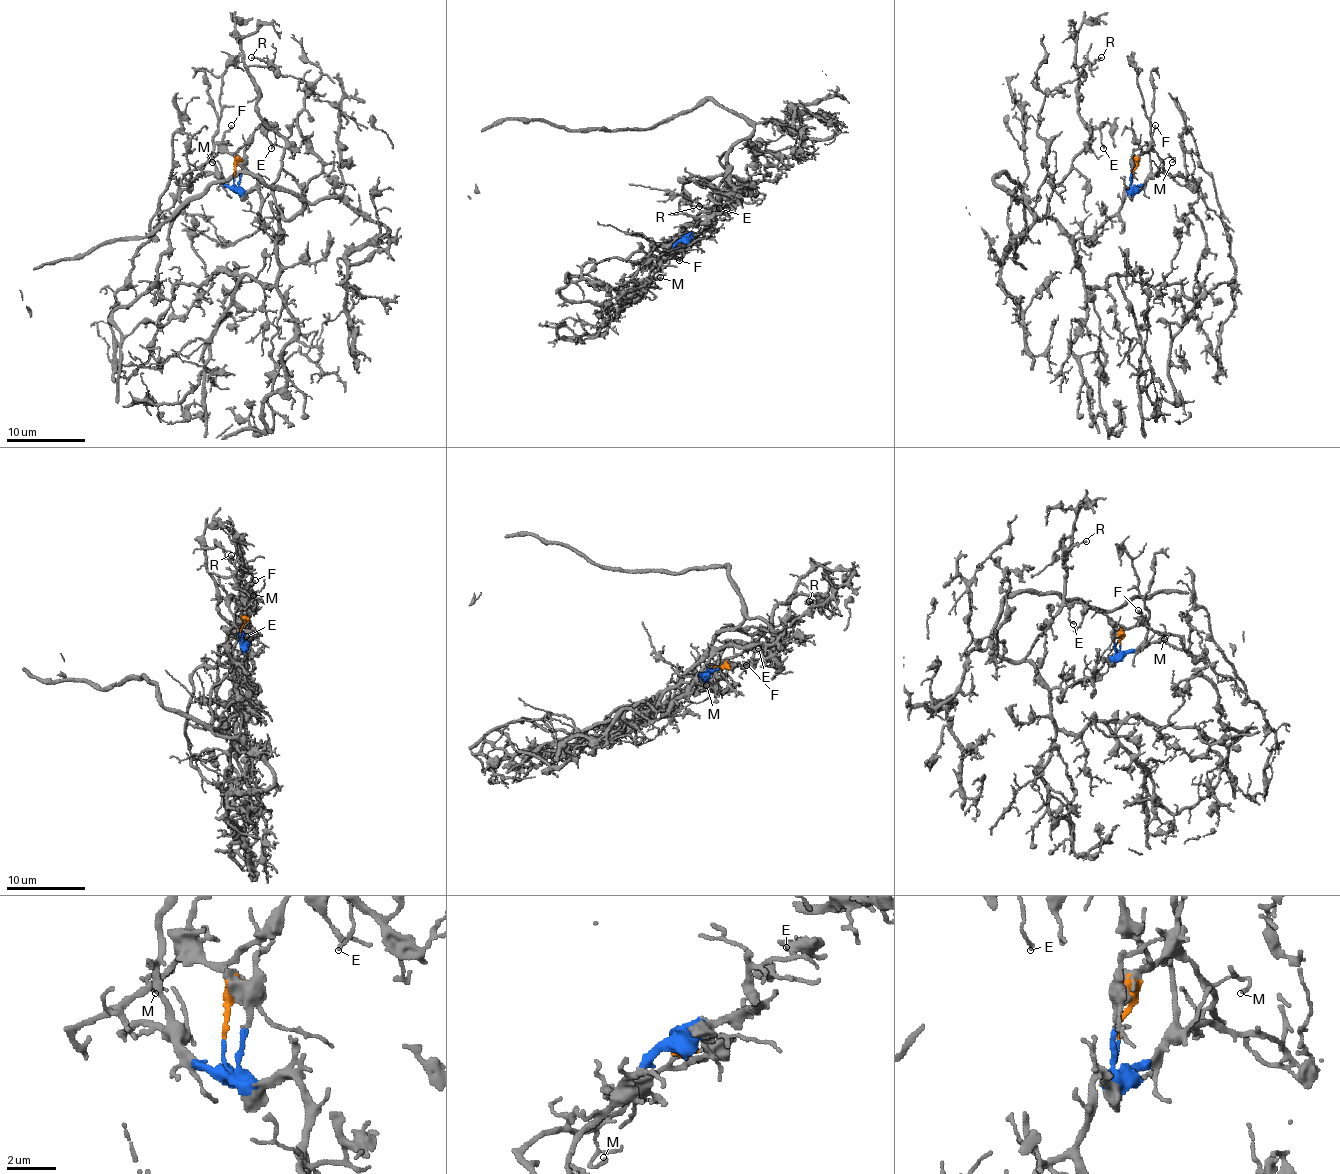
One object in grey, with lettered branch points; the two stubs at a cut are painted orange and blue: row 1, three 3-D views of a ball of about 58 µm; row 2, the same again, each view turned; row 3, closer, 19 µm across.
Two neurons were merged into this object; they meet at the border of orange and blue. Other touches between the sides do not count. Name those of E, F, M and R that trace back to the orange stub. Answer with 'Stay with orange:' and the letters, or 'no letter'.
Stay with orange: F, M

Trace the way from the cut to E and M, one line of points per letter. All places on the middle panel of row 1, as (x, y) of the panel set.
E: (682, 237), (708, 229), (708, 211), (719, 195), (729, 151), (719, 163), (733, 191), (721, 199), (719, 209)
M: (682, 237), (682, 245), (658, 268), (656, 276), (660, 276)

